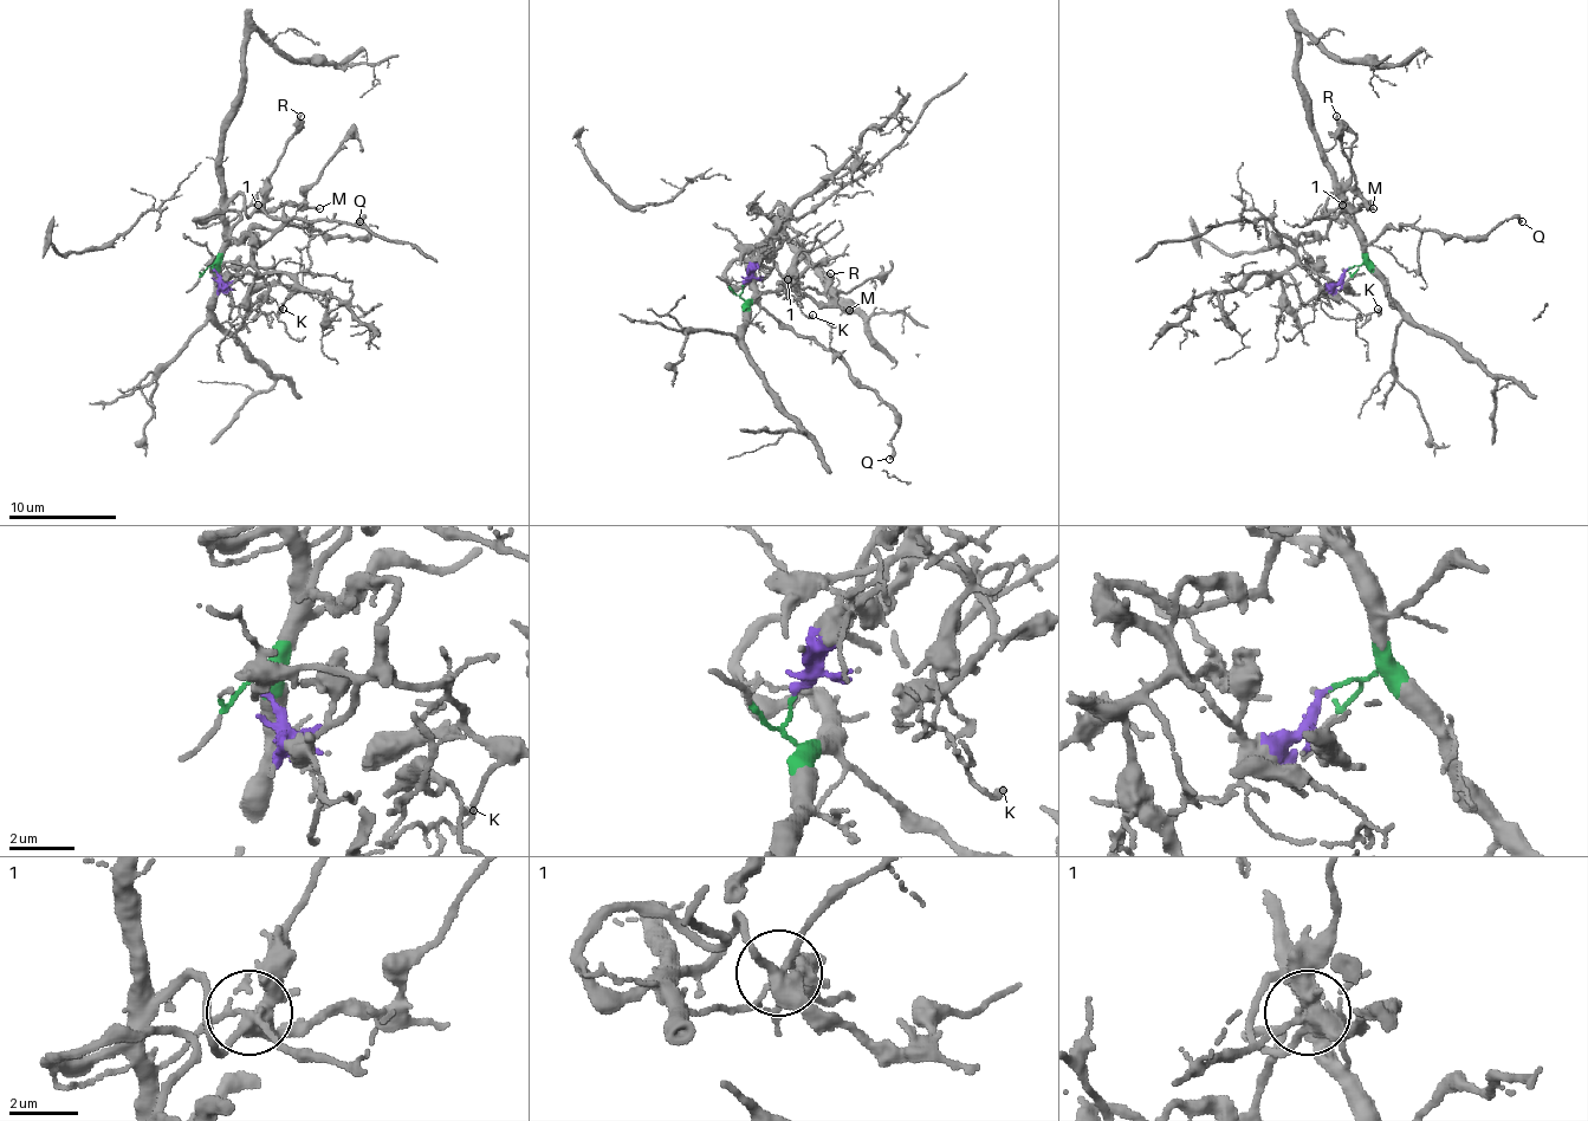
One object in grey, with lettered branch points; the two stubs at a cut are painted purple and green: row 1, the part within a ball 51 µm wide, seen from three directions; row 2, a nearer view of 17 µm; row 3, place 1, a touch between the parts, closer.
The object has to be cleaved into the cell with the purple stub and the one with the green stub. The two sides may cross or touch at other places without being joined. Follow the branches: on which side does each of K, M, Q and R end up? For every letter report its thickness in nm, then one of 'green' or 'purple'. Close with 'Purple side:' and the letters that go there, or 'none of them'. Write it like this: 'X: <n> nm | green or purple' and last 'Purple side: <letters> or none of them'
K: 130 nm | purple
M: 160 nm | purple
Q: 260 nm | green
R: 340 nm | purple
Purple side: K, M, R

